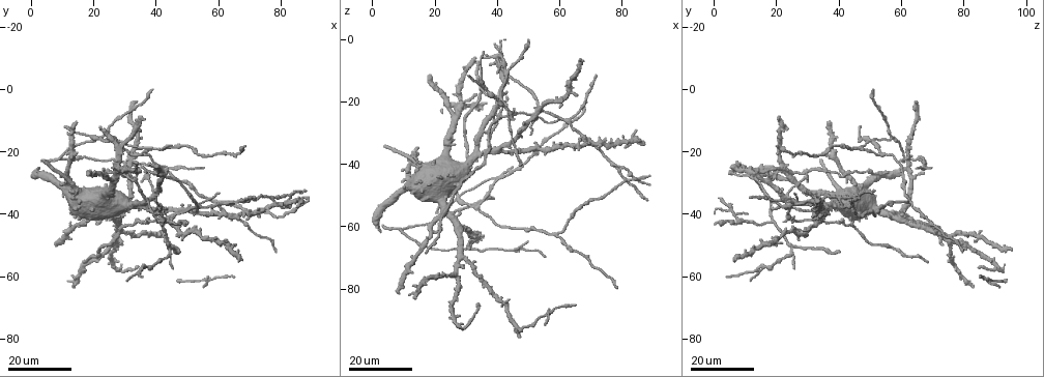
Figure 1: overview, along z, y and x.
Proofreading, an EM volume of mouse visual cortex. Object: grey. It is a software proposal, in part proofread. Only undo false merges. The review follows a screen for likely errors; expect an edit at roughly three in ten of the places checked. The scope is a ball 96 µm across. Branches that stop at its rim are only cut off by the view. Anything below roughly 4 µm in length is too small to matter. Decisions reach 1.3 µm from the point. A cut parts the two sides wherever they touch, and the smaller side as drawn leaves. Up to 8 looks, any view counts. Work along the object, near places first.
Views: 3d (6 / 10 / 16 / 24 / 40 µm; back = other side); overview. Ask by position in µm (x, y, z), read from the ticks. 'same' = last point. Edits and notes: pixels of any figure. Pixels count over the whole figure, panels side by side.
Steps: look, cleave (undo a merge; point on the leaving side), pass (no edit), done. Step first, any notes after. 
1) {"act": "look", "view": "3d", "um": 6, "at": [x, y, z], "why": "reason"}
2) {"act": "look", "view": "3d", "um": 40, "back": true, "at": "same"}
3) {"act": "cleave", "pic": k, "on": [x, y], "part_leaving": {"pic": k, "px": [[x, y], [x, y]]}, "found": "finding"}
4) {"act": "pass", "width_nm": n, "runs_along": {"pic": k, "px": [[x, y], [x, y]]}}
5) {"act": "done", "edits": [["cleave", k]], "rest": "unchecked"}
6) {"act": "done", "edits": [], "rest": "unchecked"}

{"act": "look", "view": "3d", "um": 16, "at": [39.5, 19.5, 44.0]}

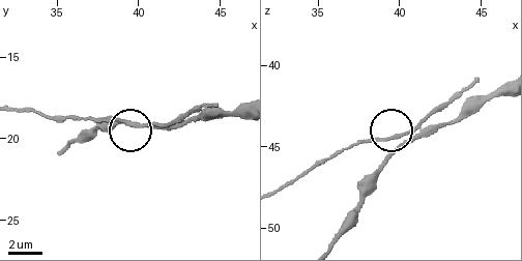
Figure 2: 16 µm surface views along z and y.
{"act": "look", "view": "3d", "um": 6, "at": [40.0, 19.1, 44.2]}

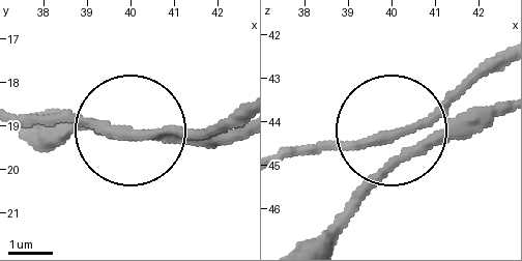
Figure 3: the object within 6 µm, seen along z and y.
{"act": "pass", "runs_along": {"pic": 3, "px": [[316, 239], [394, 162], [398, 140], [382, 132], [286, 150]]}, "found": "one neuron here"}

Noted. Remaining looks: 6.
{"act": "look", "view": "3d", "um": 24, "at": [77.0, 34.5, 40.5], "why": "three arms meet"}

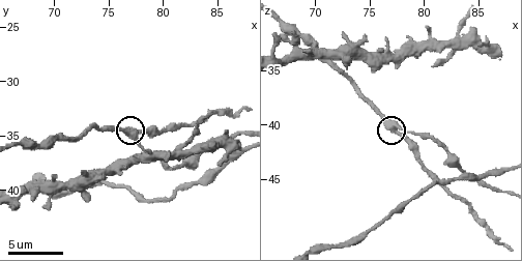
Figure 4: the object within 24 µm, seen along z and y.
{"act": "look", "view": "3d", "um": 6, "at": [77.2, 35.2, 40.2]}

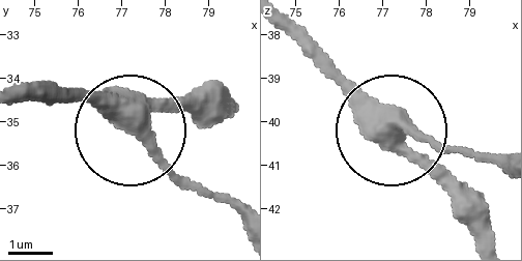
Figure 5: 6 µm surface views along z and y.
{"act": "pass", "arms": 3, "runs_along": {"pic": 5, "px": [[279, 24], [465, 209]]}, "found": "all the same neuron"}

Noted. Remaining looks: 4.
{"act": "look", "view": "3d", "um": 16, "at": [52.0, 45.5, 24.5], "why": "thin arm on a thick one"}

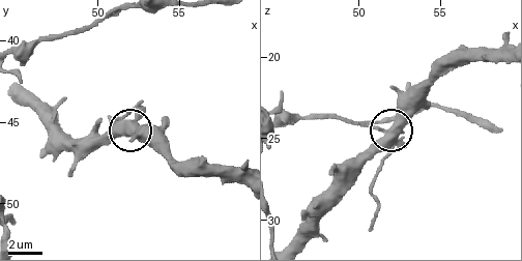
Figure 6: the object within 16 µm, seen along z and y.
{"act": "look", "view": "3d", "um": 10, "at": [52.3, 45.0, 25.0]}

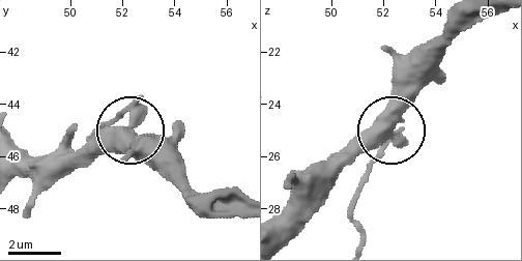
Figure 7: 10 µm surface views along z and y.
{"act": "pass", "side_arm_um": 7, "found": "all the same neuron"}

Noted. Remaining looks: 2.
{"act": "look", "view": "3d", "um": 16, "at": [63.5, 37.0, 25.5], "why": "three arms meet"}

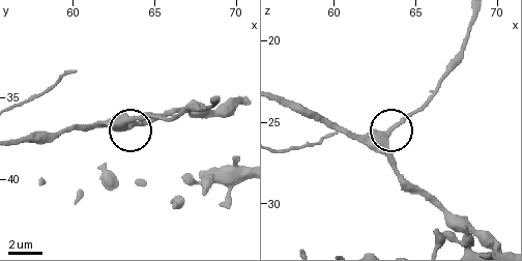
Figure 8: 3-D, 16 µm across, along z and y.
{"act": "look", "view": "3d", "um": 6, "at": [63.2, 36.4, 25.8]}

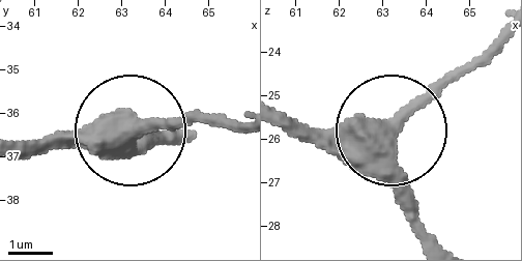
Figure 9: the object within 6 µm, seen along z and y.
{"act": "pass", "arms": 3, "found": "all the same neuron"}

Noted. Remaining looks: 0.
{"act": "done", "edits": [], "rest": "unchecked"}

